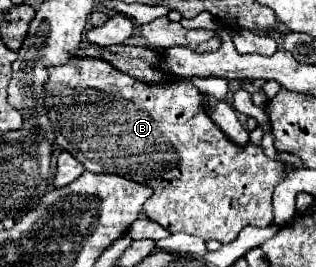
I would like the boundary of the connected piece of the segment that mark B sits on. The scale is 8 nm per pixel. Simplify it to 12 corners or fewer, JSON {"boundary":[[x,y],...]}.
{"boundary":[[49,68],[57,146],[149,186],[165,230],[273,222],[281,162],[237,148],[191,80]]}

